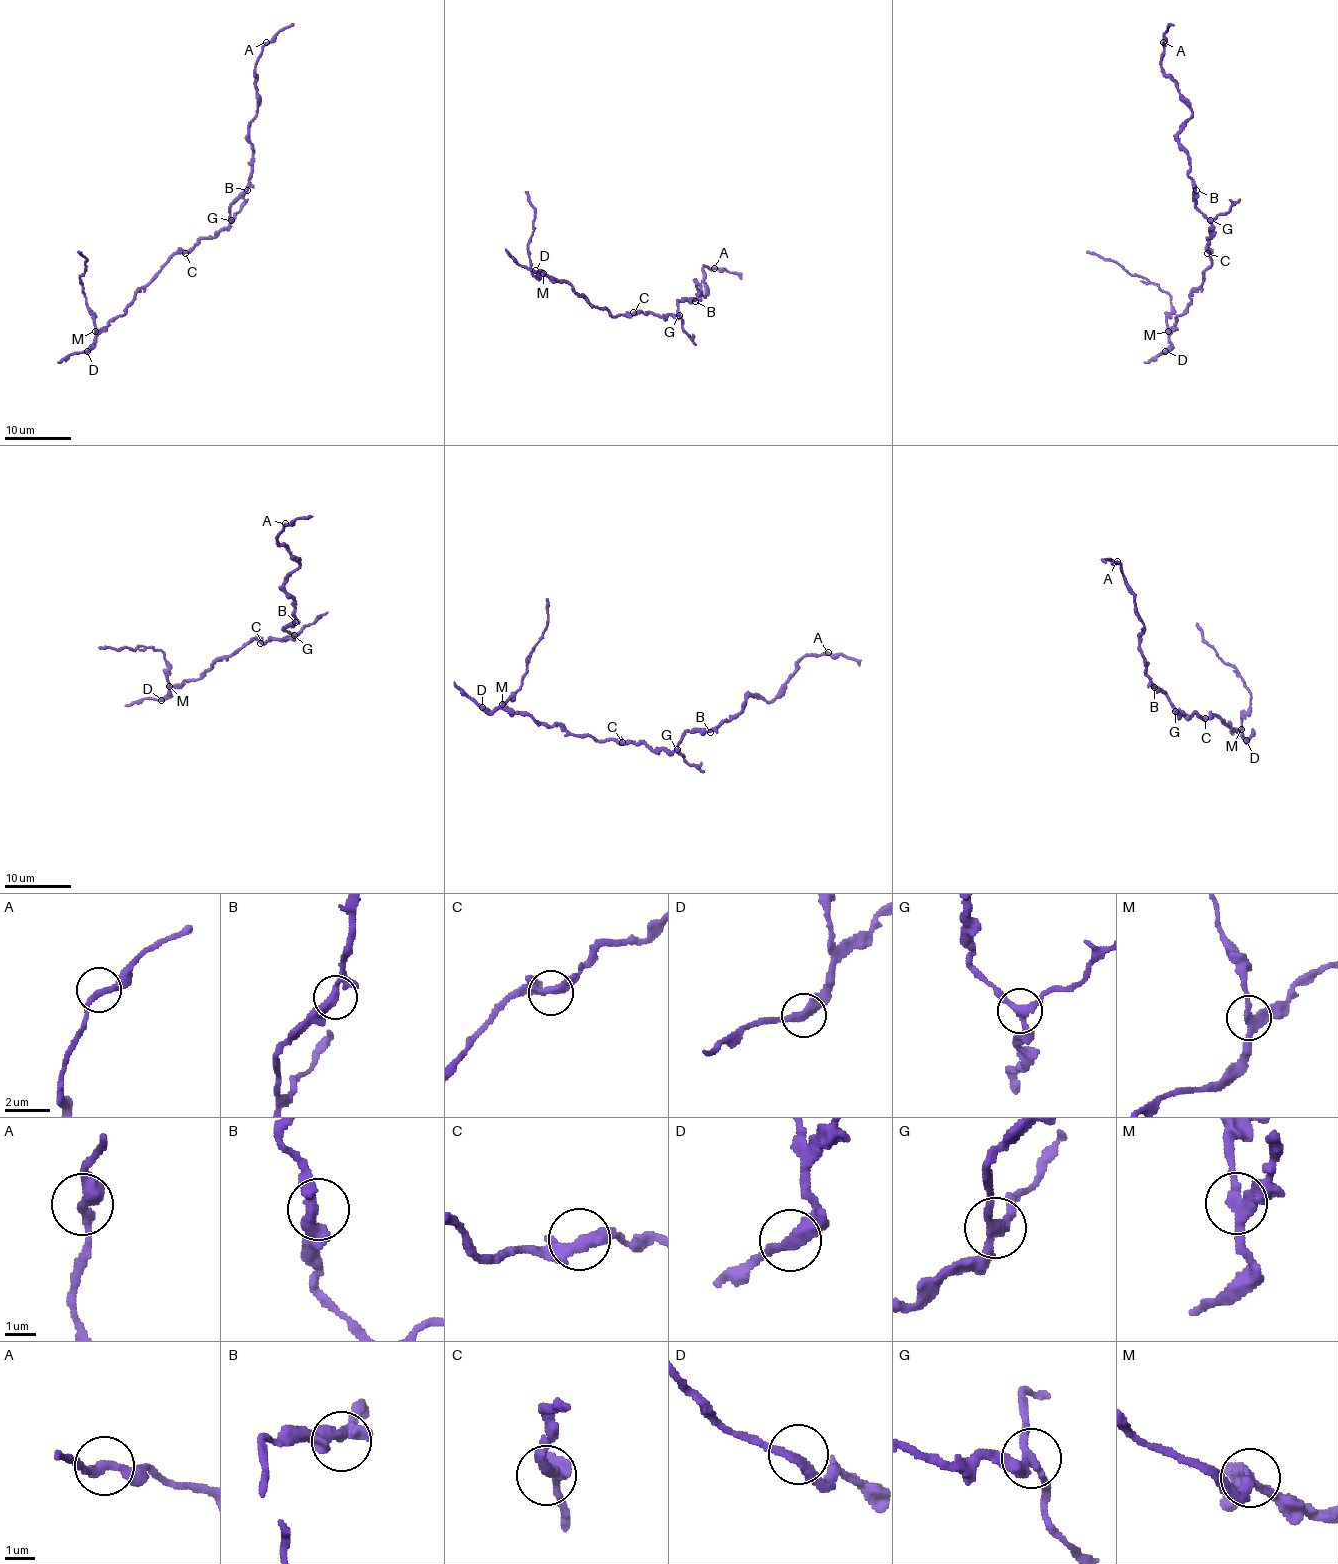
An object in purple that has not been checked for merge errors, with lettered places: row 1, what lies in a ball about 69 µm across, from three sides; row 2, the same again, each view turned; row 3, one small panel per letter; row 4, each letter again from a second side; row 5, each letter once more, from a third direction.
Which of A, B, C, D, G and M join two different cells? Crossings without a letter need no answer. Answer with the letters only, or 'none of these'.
M

